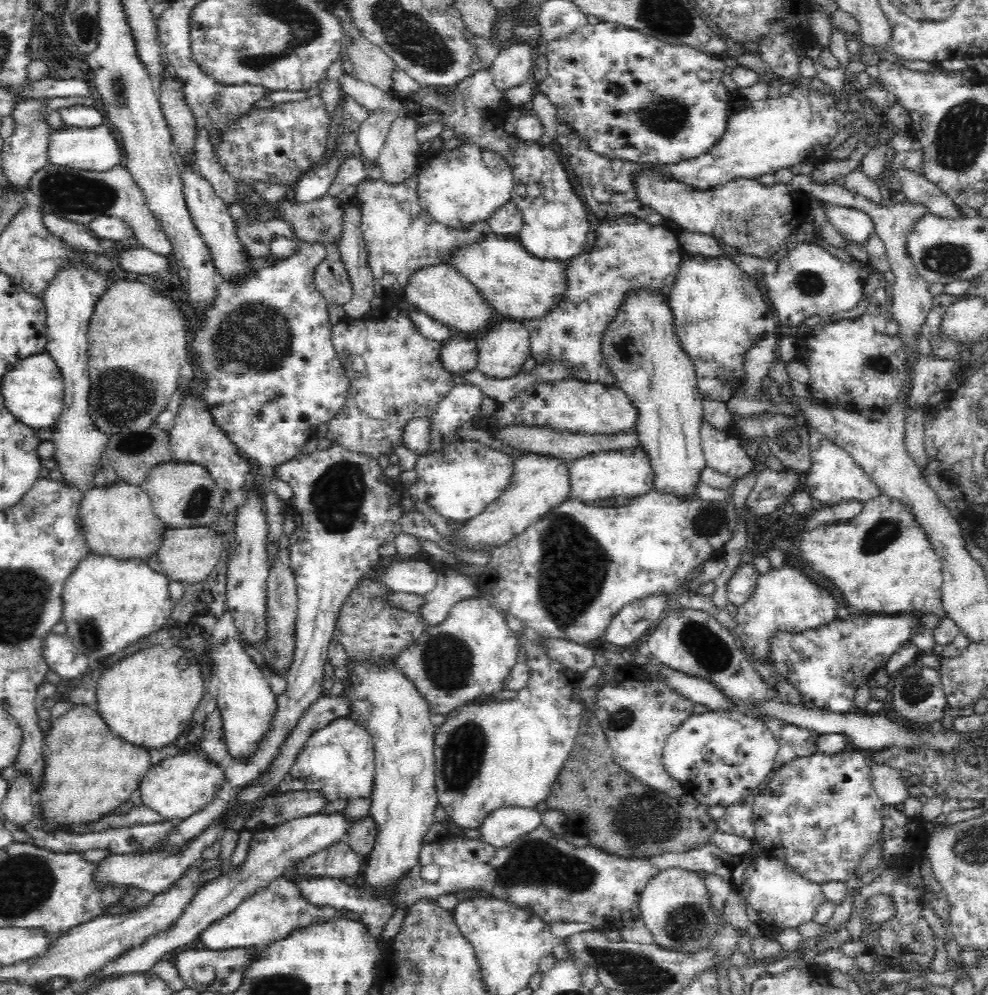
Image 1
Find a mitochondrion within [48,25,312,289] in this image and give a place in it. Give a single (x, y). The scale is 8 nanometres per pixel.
(116, 83)

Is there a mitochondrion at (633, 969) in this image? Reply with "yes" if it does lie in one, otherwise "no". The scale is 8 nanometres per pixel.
yes

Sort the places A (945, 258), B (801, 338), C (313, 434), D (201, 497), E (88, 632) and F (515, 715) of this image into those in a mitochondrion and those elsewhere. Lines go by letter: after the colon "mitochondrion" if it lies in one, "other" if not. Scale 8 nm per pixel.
A: mitochondrion
B: other
C: other
D: mitochondrion
E: mitochondrion
F: other

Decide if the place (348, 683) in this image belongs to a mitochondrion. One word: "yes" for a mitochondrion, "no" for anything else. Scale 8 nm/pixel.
no

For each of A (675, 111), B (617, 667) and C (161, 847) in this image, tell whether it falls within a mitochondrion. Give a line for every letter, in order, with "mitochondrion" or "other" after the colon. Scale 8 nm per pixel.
A: mitochondrion
B: other
C: other

